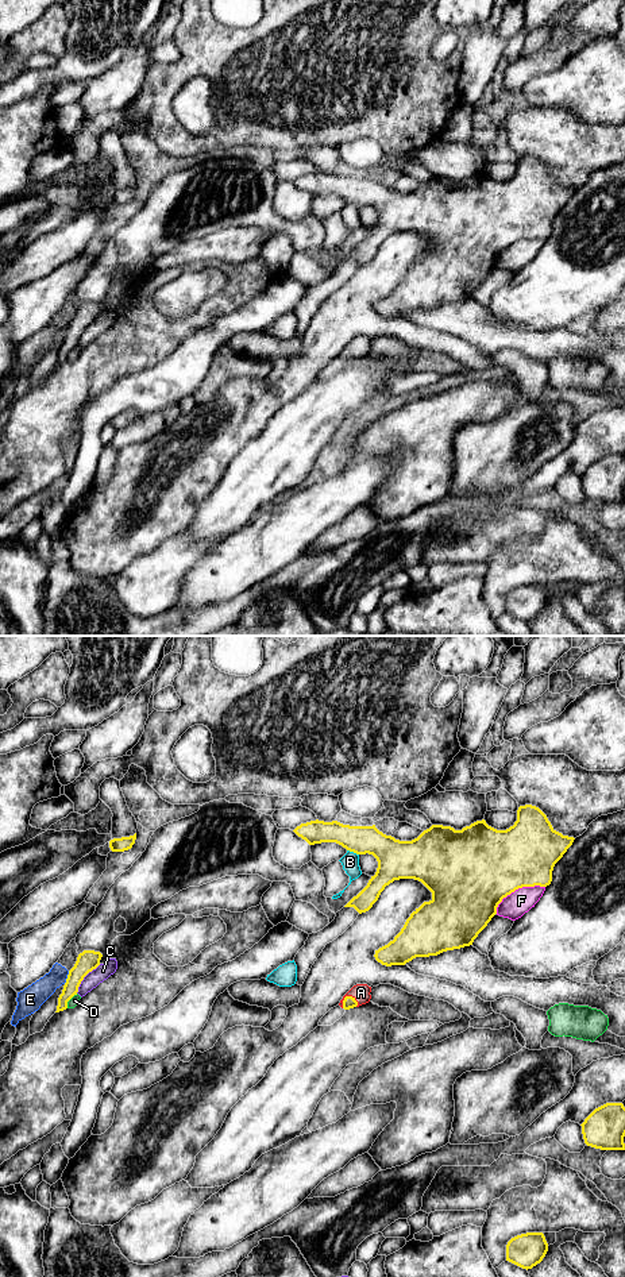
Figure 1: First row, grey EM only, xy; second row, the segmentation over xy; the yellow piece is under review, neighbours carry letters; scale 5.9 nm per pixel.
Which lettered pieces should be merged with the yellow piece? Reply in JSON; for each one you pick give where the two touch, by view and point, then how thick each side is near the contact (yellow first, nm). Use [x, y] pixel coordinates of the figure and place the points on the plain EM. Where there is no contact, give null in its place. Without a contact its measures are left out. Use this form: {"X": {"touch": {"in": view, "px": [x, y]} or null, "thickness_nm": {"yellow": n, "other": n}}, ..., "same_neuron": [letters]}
{"A": {"touch": {"in": "xy", "px": [346, 348]}, "thickness_nm": {"yellow": 70, "other": 100}}, "same_neuron": ["A"]}

